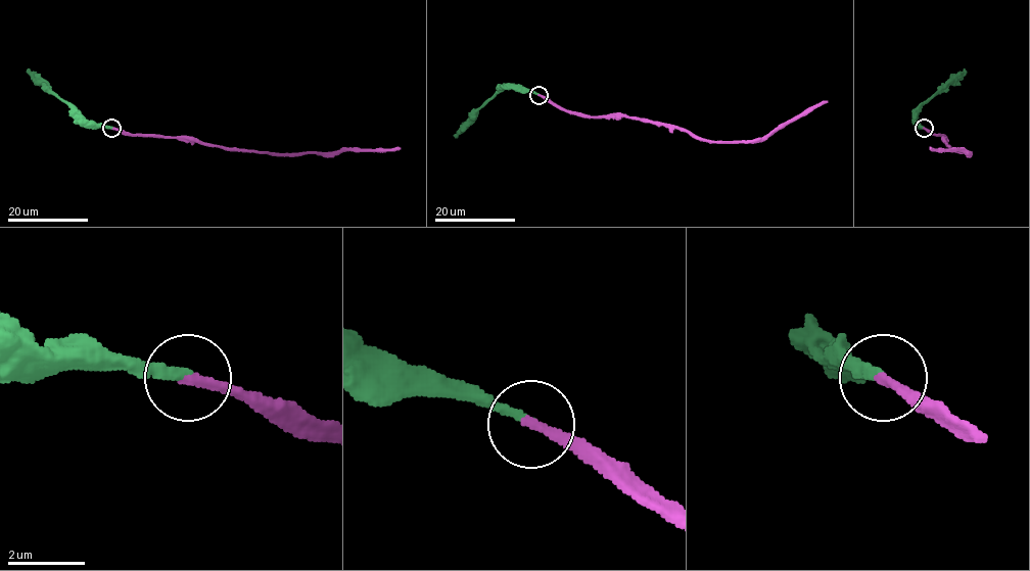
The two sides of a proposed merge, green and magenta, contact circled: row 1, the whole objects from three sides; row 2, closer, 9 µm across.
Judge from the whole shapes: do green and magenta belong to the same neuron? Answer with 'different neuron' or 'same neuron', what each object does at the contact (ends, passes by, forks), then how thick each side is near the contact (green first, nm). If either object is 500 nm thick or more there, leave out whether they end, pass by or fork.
same neuron; green ends there; magenta ends there; 240 nm thick on the green side, 260 nm on the other

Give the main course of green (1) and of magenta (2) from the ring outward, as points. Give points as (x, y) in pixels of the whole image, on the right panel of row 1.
1: (924, 128), (915, 121), (915, 112), (964, 69)
2: (924, 128), (945, 138), (953, 149), (971, 153), (930, 147)

